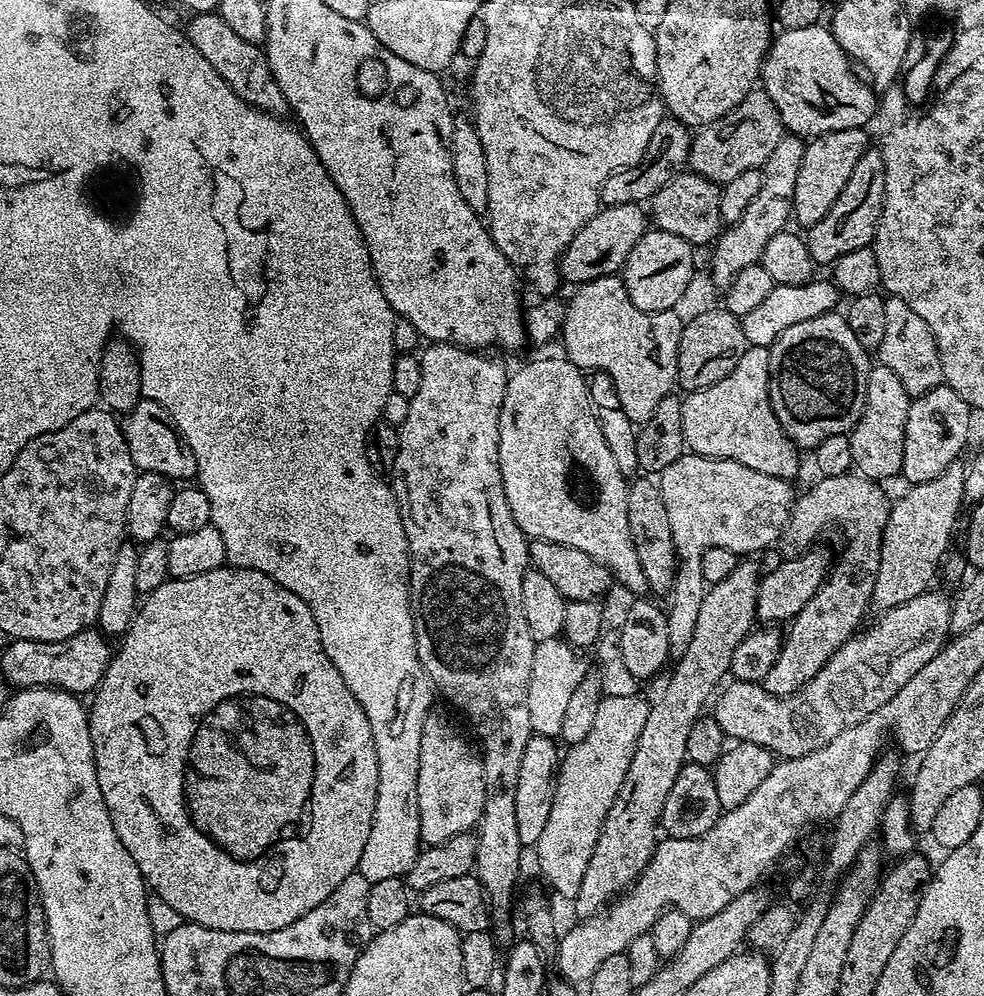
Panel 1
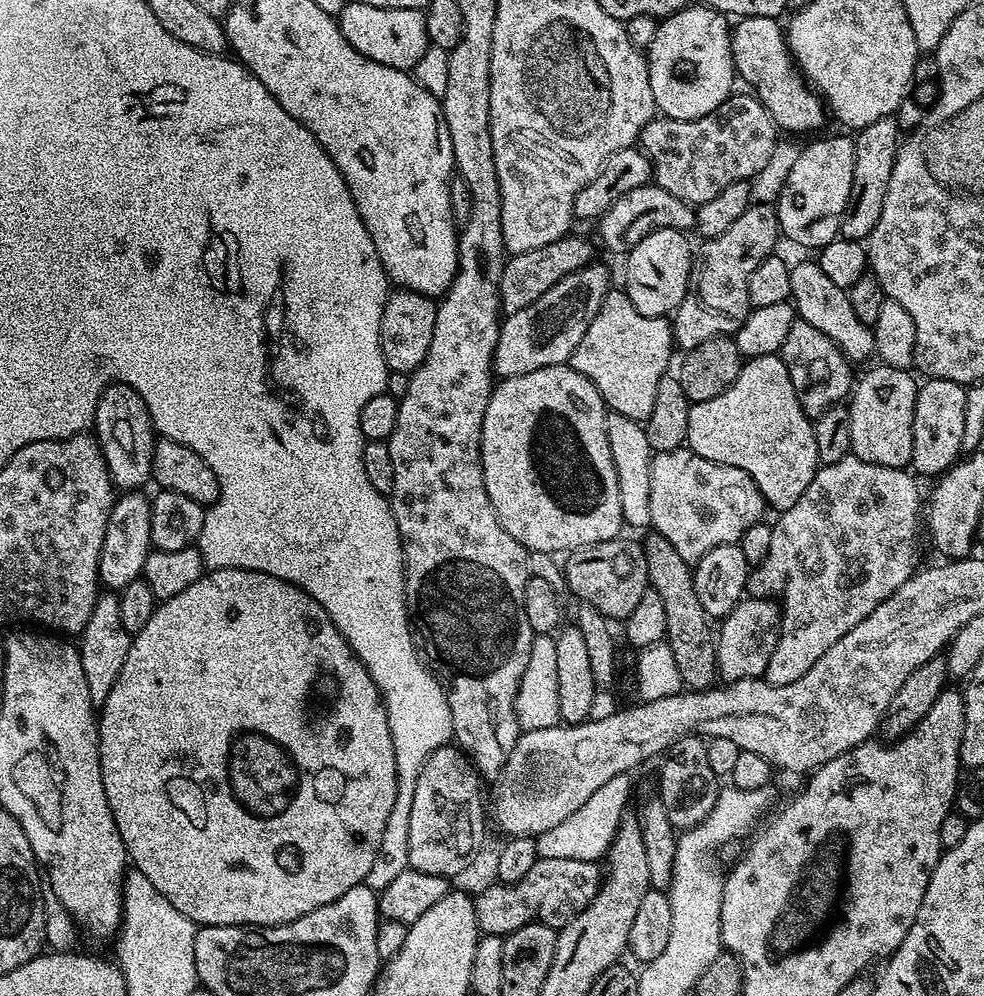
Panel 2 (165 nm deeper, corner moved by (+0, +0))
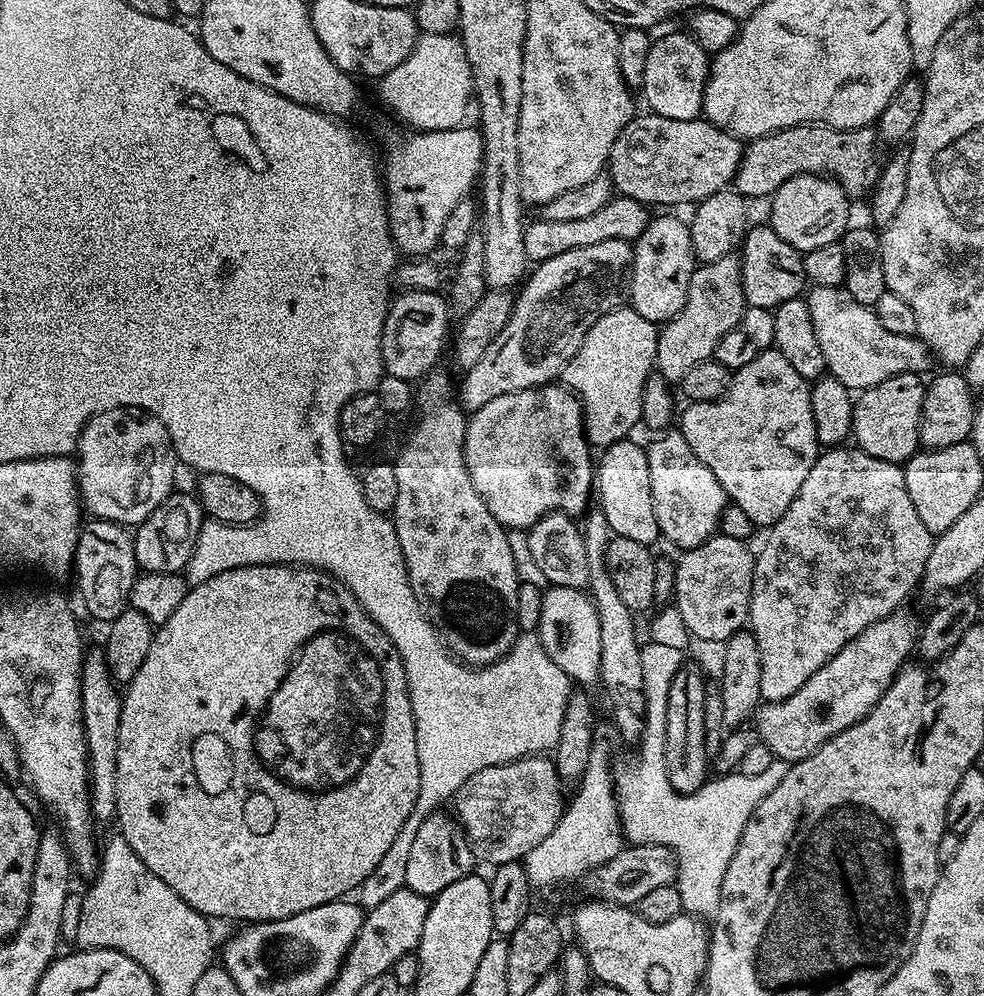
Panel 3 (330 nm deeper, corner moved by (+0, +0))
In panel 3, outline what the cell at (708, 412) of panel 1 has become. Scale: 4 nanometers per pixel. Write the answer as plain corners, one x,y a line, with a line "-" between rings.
769,350
735,369
732,385
721,400
709,404
689,403
688,409
679,413
678,431
686,438
690,450
712,471
714,478
718,478
729,501
744,511
754,526
776,524
778,518
786,514
786,506
794,502
802,482
806,482
810,466
814,466
818,445
814,414
810,410
811,393
809,381
804,380
780,352

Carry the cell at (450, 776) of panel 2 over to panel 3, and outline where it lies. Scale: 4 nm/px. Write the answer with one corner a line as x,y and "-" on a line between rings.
444,810
431,812
427,816
422,826
418,826
418,834
414,834
414,843
410,845
410,858
406,861
405,887
429,898
434,898
446,886
473,875
474,872
474,857
468,838
460,827
460,821
449,813
448,816

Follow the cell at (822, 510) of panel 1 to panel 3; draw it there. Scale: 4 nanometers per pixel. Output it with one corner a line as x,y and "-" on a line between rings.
837,446
821,451
806,482
802,482
786,514
771,525
768,541
755,553
752,597
748,624
758,642
762,662
760,699
785,700
794,694
842,646
849,644
866,626
886,618
924,579
934,533
922,526
910,494
906,494
901,465
874,458
855,446

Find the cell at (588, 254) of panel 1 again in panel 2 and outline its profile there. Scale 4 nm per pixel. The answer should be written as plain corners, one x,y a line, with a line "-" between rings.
569,234
558,242
550,242
550,246
538,246
538,250
523,252
517,256
509,255
504,262
502,282
500,283
500,310
505,317
518,314
518,310
526,310
530,302
542,298
550,286
558,286
566,274
574,274
574,270
582,270
593,263
592,244
584,236

